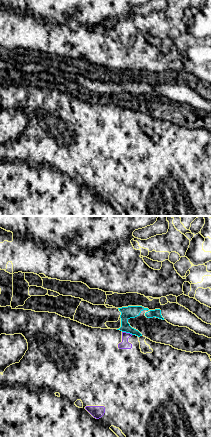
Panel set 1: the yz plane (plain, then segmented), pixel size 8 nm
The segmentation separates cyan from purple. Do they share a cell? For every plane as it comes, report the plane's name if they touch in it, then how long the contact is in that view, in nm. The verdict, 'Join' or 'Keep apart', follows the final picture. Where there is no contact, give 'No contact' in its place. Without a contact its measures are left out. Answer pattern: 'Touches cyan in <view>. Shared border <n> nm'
Touches cyan in yz. Shared border 90 nm

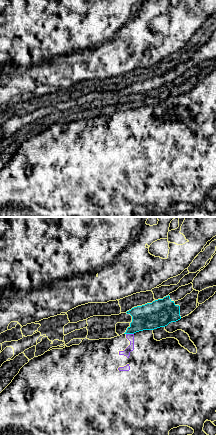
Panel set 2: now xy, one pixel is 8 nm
Touches cyan in xy. Shared border 60 nm

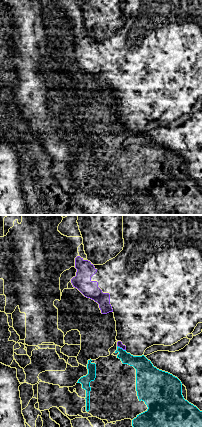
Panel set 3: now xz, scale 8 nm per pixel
Touches cyan in xz. Shared border 80 nm

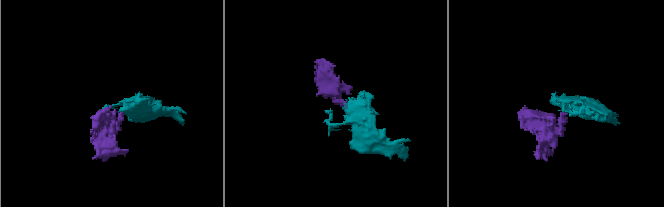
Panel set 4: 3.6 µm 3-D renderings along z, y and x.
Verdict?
Keep apart

